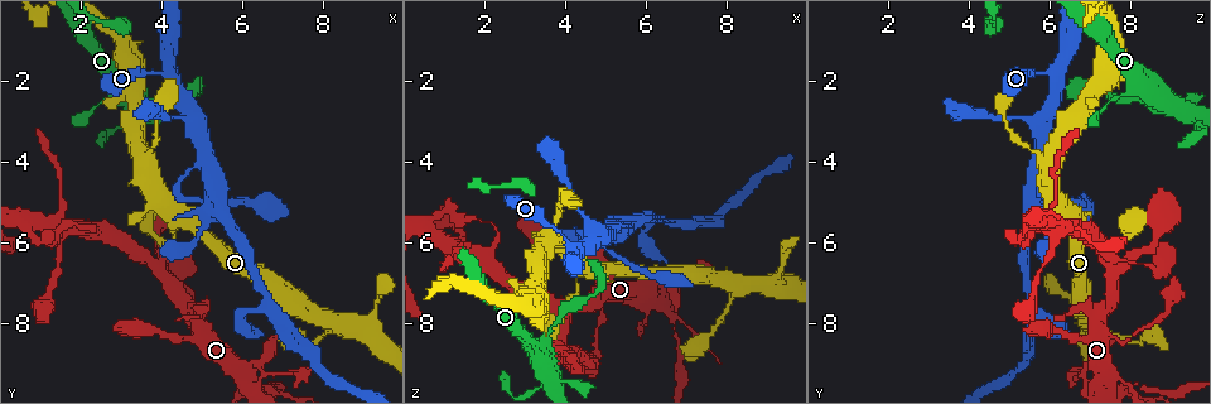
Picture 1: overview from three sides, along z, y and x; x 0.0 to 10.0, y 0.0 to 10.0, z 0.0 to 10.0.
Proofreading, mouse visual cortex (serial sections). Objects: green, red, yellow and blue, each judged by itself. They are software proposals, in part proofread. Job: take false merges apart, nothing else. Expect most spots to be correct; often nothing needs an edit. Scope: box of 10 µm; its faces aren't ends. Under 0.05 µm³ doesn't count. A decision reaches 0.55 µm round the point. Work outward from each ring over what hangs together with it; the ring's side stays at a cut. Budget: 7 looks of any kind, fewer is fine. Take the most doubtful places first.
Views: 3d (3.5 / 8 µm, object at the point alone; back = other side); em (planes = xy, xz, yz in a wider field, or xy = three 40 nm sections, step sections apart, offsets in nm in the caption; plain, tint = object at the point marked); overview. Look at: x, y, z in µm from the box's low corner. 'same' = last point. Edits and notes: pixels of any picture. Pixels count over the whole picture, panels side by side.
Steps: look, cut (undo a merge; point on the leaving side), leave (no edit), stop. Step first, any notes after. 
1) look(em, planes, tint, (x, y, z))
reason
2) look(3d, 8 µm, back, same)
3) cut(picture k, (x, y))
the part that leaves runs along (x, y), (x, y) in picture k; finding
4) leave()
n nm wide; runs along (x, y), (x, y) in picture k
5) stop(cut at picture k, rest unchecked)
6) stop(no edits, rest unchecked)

look(3d, 3.5 µm, (4.35, 4.75, 5.75))
sharp bend

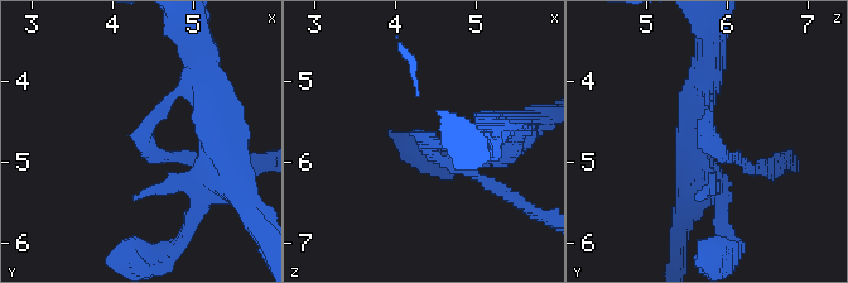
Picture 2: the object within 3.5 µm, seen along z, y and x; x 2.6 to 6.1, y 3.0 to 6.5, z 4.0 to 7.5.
leave()
arms of 150, 250 nm; runs along (702, 85), (706, 135), (747, 167) in picture 2; one cell here

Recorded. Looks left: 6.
look(3d, 8 µm, (6.00, 9.35, 7.30))
sharp bend

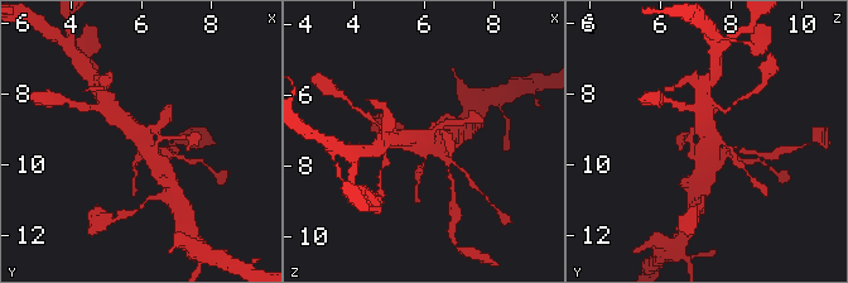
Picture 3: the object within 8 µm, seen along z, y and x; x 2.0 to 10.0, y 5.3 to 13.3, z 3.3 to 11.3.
look(em, xy, step 2, tint, same)
shape alone is not enough

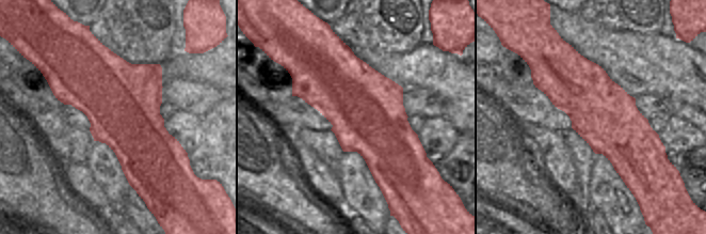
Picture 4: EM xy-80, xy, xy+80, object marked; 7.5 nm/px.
leave()
runs along (117, 116), (154, 153), (164, 149) in picture 3; one cell here

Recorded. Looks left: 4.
look(3d, 3.5 µm, back, (6.65, 7.35, 5.50))
abrupt turn

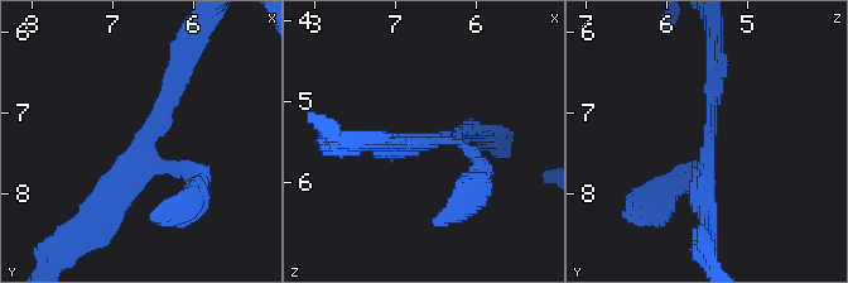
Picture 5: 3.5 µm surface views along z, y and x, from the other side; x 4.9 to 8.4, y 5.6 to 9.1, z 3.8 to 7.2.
look(em, planes, tint, (6.60, 7.40, 5.50))
3 arms; arms of 200, 200, 300 nm; shape alone is not enough

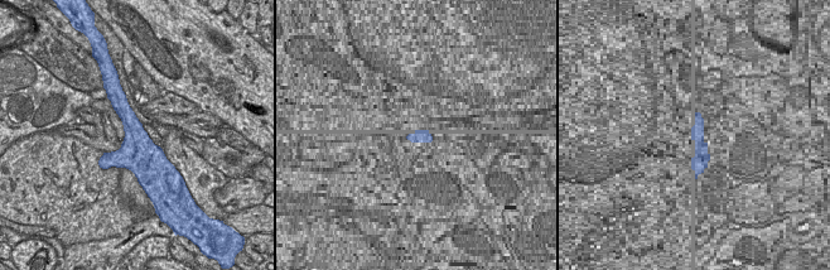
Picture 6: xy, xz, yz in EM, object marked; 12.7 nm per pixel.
look(em, xy, step 3, tint, same)
another direction

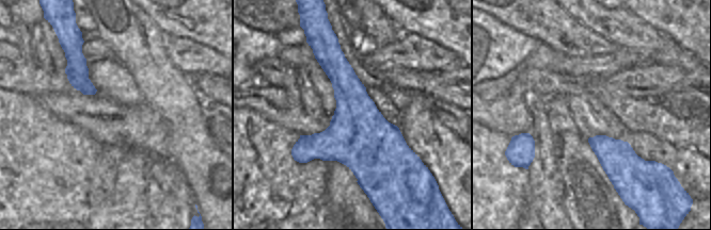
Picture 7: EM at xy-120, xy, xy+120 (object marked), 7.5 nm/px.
leave()
runs along (183, 72), (99, 216) in picture 5; continuous, no second cell

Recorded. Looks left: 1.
stop(no edits, rest unchecked)

